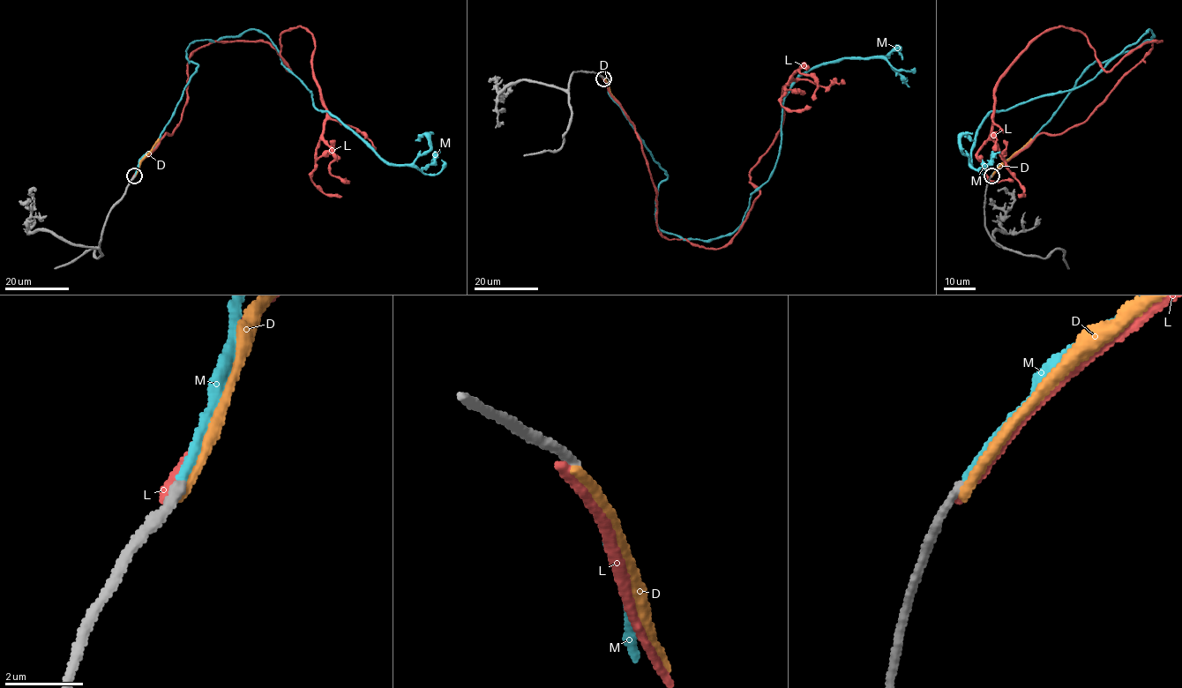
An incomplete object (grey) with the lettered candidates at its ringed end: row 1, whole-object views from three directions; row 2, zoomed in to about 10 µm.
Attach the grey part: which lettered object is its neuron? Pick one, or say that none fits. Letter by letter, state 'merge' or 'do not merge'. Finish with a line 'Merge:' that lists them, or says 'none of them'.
D: do not merge
L: do not merge
M: merge
Merge: M

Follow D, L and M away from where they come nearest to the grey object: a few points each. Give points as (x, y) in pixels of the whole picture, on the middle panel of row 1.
D: (604, 78), (609, 92), (629, 119)
L: (603, 78), (640, 143), (658, 231), (710, 249), (759, 194), (750, 171), (791, 78), (781, 103), (811, 107)
M: (604, 78), (667, 176), (658, 226), (709, 241), (730, 235), (768, 180), (790, 86), (899, 47), (885, 59)

